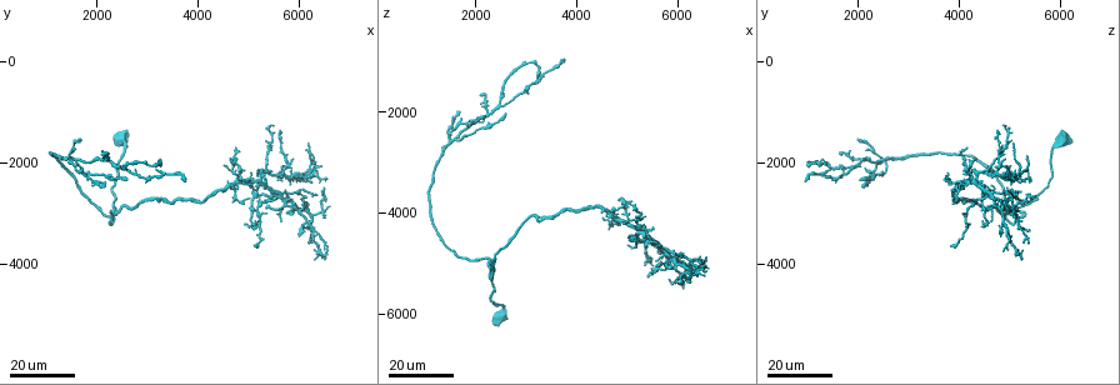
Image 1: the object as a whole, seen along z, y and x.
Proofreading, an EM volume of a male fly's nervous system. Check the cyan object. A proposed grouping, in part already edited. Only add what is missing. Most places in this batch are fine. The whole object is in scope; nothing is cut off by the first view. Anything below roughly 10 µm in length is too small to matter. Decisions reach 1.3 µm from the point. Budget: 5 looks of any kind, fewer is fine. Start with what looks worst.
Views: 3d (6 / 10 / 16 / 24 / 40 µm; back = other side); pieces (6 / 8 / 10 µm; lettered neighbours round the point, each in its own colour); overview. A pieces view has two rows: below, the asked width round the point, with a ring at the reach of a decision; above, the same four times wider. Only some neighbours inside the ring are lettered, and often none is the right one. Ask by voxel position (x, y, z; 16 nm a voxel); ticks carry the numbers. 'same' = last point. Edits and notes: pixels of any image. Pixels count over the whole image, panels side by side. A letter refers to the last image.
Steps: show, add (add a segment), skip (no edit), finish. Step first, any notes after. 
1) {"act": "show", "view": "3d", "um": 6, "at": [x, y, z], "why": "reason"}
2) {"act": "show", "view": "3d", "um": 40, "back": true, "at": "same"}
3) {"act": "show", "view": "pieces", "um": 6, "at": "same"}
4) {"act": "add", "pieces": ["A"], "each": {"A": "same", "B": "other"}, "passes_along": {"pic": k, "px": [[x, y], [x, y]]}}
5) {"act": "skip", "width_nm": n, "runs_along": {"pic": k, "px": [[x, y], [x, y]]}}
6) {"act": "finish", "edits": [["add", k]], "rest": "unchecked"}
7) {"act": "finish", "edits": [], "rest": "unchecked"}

{"act": "show", "view": "3d", "um": 16, "at": [2600, 2300, 2000], "why": "end of a long branch"}

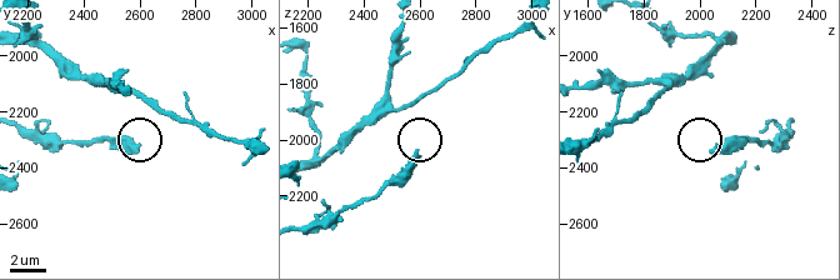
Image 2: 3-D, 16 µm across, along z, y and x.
{"act": "show", "view": "pieces", "um": 8, "at": [2580, 2350, 2040]}

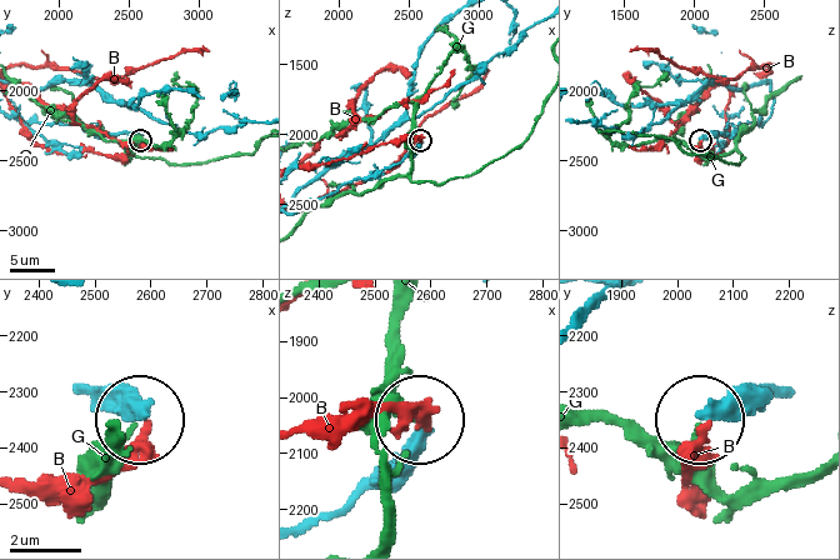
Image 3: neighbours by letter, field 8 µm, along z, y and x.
{"act": "skip", "width_nm": 350, "each": {"B": "other", "G": "other"}, "runs_along": {"pic": 3, "px": [[301, 531], [338, 508], [419, 421]]}, "found": "none of them fits"}

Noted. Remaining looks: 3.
{"act": "show", "view": "3d", "um": 16, "at": [1600, 1600, 2000], "why": "branch stops here"}

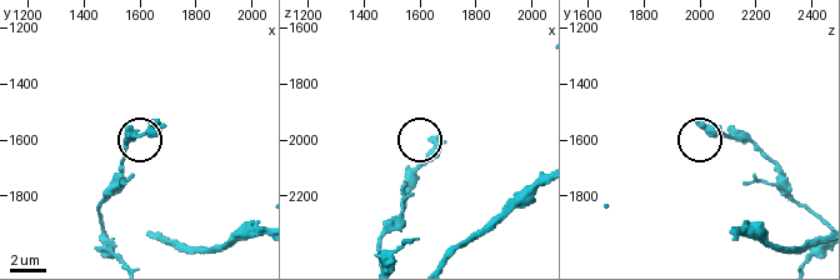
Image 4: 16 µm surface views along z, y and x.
{"act": "show", "view": "pieces", "um": 6, "at": [1660, 1530, 2000]}

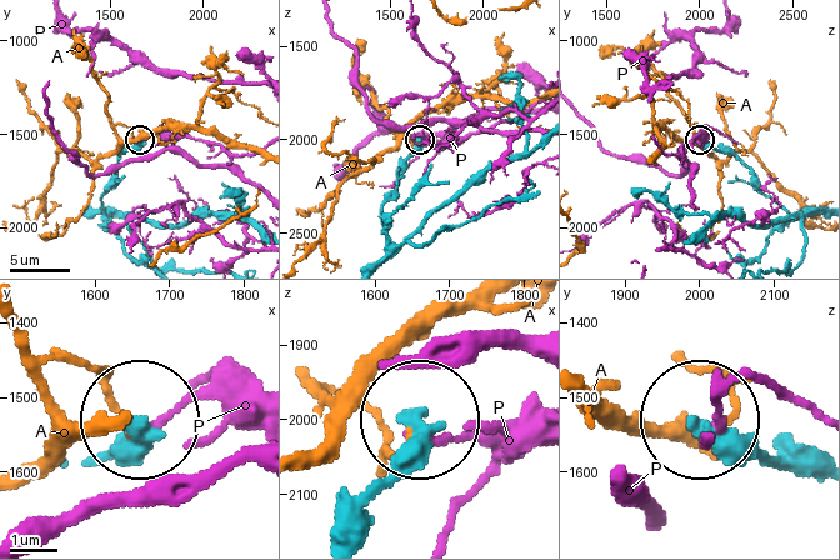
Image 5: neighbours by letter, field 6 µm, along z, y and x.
{"act": "skip", "each": {"A": "other", "P": "other"}, "runs_along": {"pic": 5, "px": [[788, 469], [708, 429]]}, "found": "no lettered segment goes on from it"}

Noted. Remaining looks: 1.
{"act": "finish", "edits": [], "rest": "unchecked"}

